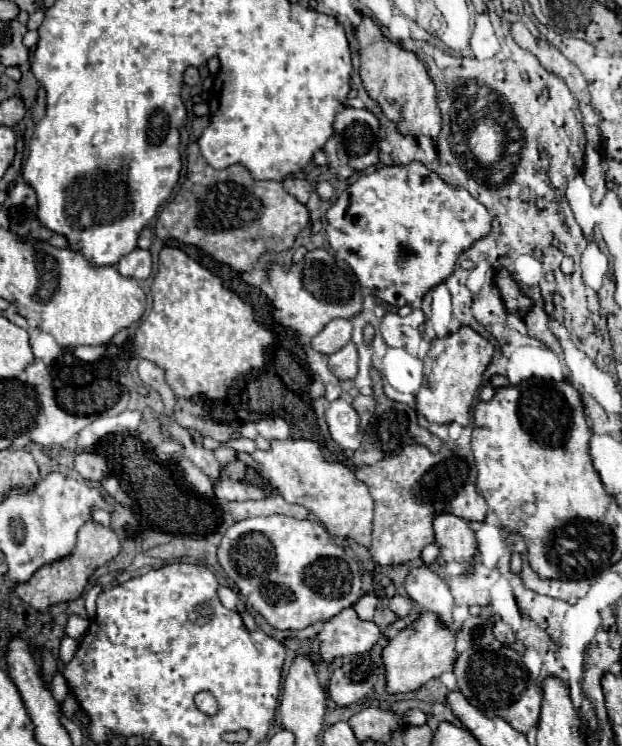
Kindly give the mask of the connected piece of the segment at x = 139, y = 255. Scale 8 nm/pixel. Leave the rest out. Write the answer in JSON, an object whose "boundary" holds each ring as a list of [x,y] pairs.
{"boundary":[[[134,249],[128,255],[124,255],[116,269],[124,275],[124,277],[132,277],[132,279],[148,279],[150,271],[152,271],[152,257],[150,251],[146,249]]]}

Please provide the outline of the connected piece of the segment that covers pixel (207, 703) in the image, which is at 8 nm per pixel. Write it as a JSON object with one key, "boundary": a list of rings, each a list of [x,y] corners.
{"boundary":[[[198,693],[198,695],[194,697],[194,703],[196,703],[196,707],[198,707],[202,713],[206,713],[206,715],[214,715],[214,713],[218,711],[218,703],[216,703],[216,699],[214,699],[210,693]]]}

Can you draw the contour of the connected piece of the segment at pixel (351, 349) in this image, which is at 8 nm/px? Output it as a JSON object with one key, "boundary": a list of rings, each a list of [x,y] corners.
{"boundary":[[[348,343],[346,347],[342,347],[340,351],[332,353],[328,357],[328,367],[330,371],[340,379],[354,379],[358,373],[358,353],[356,353],[356,345]]]}

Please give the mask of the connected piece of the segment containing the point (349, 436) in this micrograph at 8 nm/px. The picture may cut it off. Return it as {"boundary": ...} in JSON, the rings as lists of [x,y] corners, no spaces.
{"boundary":[[[334,399],[328,403],[326,409],[326,423],[330,427],[332,439],[342,449],[356,451],[360,447],[360,433],[358,433],[358,413],[346,399]]]}

